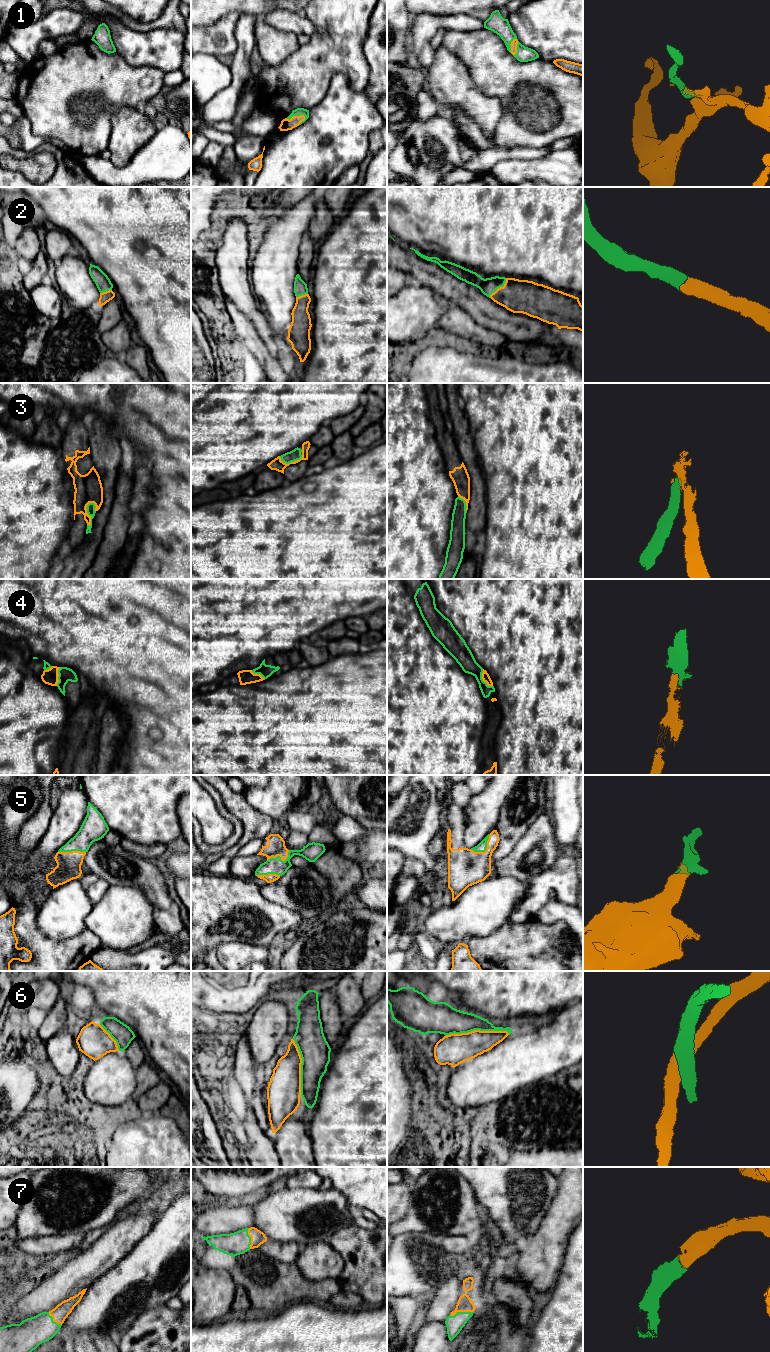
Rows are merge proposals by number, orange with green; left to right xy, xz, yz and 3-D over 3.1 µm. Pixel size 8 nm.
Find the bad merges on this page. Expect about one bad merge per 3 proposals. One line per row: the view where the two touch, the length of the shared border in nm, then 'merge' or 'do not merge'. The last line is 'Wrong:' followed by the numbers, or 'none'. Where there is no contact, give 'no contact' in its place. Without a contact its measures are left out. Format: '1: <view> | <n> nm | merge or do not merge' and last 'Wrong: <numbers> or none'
1: yz | 150 nm | merge
2: yz | 220 nm | merge
3: xy | 200 nm | do not merge
4: yz | 170 nm | merge
5: yz | 200 nm | merge
6: yz | 500 nm | do not merge
7: yz | 190 nm | merge
Wrong: 3, 6

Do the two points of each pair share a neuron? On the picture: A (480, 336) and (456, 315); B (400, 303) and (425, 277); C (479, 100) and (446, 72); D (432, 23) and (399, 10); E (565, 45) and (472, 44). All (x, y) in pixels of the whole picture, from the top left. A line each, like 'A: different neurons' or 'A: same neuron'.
A: same neuron
B: different neurons
C: same neuron
D: different neurons
E: different neurons

